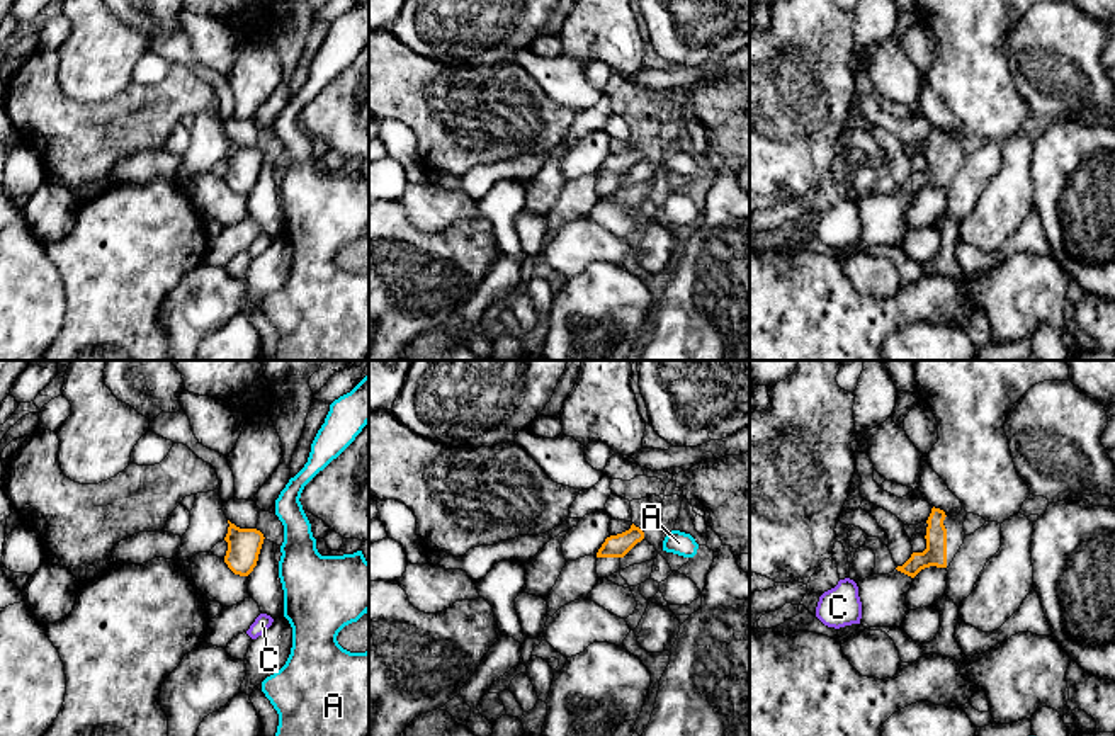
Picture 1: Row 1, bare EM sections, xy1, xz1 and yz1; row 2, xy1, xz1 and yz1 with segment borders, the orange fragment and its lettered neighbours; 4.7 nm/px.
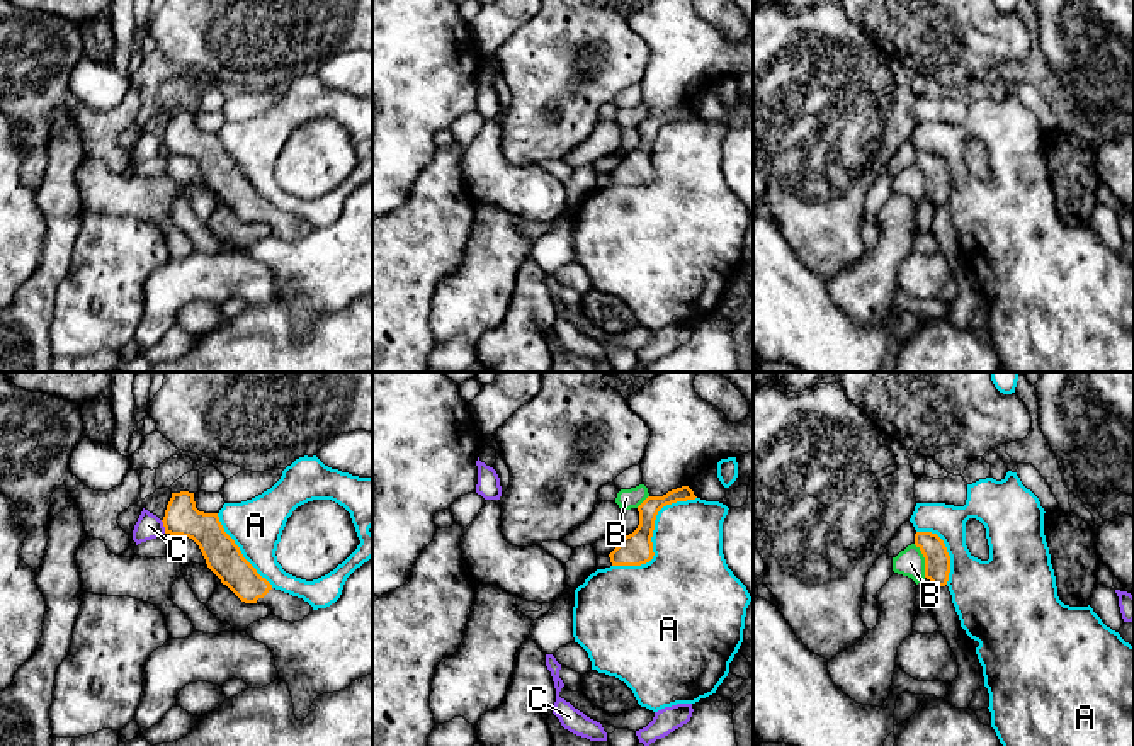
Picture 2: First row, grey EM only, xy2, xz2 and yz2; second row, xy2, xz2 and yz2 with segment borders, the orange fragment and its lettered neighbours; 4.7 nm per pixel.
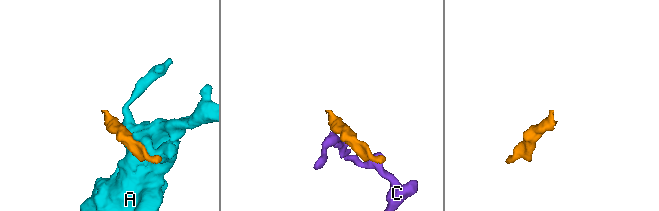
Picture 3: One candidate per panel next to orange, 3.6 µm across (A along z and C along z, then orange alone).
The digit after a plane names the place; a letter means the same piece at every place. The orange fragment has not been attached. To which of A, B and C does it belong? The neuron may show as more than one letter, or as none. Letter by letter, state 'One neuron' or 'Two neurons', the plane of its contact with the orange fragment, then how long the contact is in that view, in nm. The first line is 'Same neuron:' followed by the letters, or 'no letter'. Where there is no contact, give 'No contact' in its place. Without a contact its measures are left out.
Same neuron: no letter
A: Two neurons. Touches orange in xz2. Shared border 500 nm
B: Two neurons. Touches orange in yz2. Shared border 170 nm
C: Two neurons. Touches orange in xy2. Shared border 70 nm

